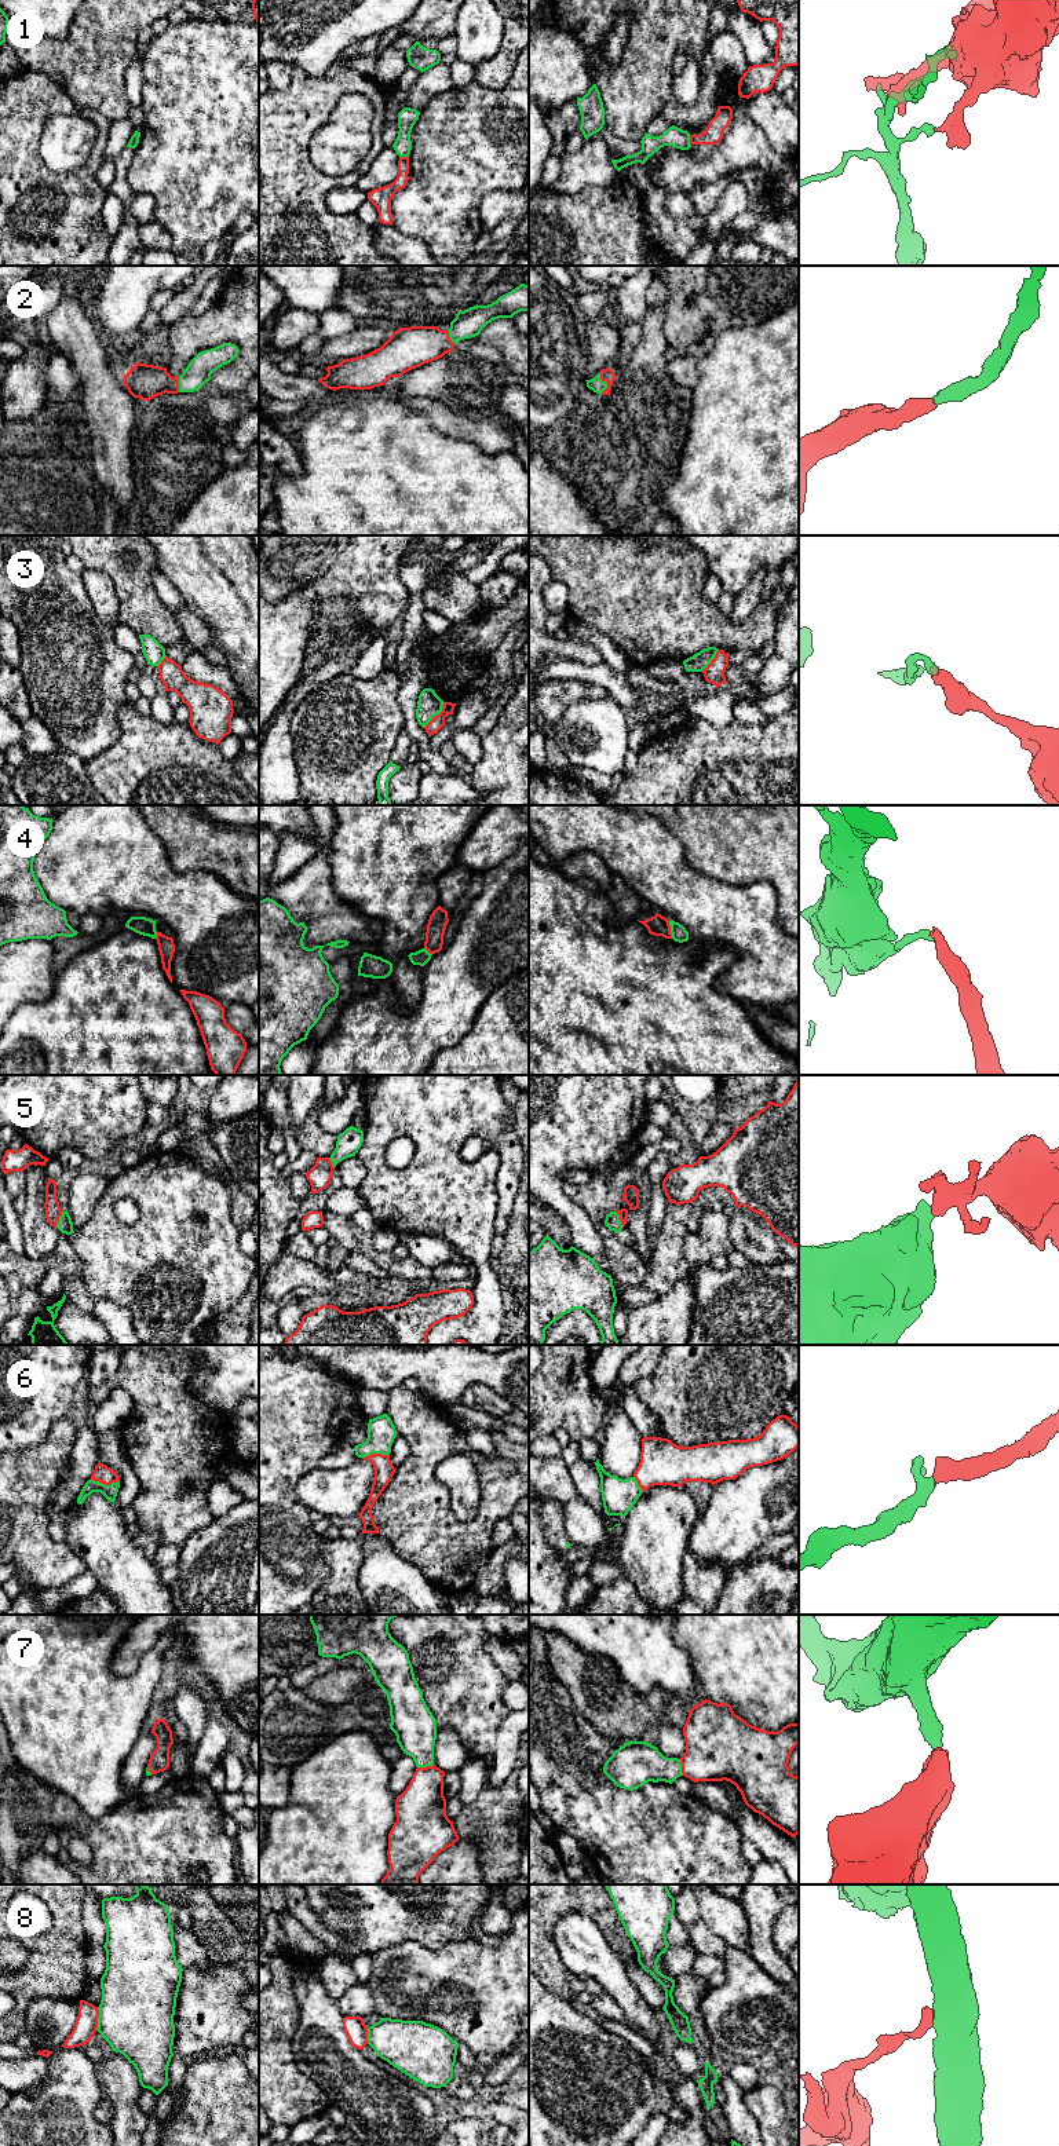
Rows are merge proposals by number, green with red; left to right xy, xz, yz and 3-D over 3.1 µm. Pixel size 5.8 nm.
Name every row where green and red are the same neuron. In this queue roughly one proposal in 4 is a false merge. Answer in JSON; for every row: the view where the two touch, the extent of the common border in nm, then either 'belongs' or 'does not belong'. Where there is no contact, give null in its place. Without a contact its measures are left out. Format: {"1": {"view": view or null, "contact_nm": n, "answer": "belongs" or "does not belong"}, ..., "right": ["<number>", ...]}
{"1": {"view": "yz", "contact_nm": 60, "answer": "does not belong"}, "2": {"view": "yz", "contact_nm": 130, "answer": "belongs"}, "3": {"view": "xz", "contact_nm": 200, "answer": "does not belong"}, "4": {"view": "yz", "contact_nm": 110, "answer": "does not belong"}, "5": {"view": "yz", "contact_nm": 110, "answer": "belongs"}, "6": {"view": "xy", "contact_nm": 170, "answer": "belongs"}, "7": {"view": "xz", "contact_nm": 100, "answer": "belongs"}, "8": {"view": "xy", "contact_nm": 140, "answer": "does not belong"}, "right": ["2", "5", "6", "7"]}

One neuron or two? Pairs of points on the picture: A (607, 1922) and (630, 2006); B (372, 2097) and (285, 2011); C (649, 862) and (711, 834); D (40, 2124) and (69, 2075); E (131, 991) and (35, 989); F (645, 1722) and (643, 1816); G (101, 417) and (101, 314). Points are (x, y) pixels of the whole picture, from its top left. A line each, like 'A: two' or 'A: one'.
A: two
B: two
C: two
D: one
E: two
F: two
G: two

